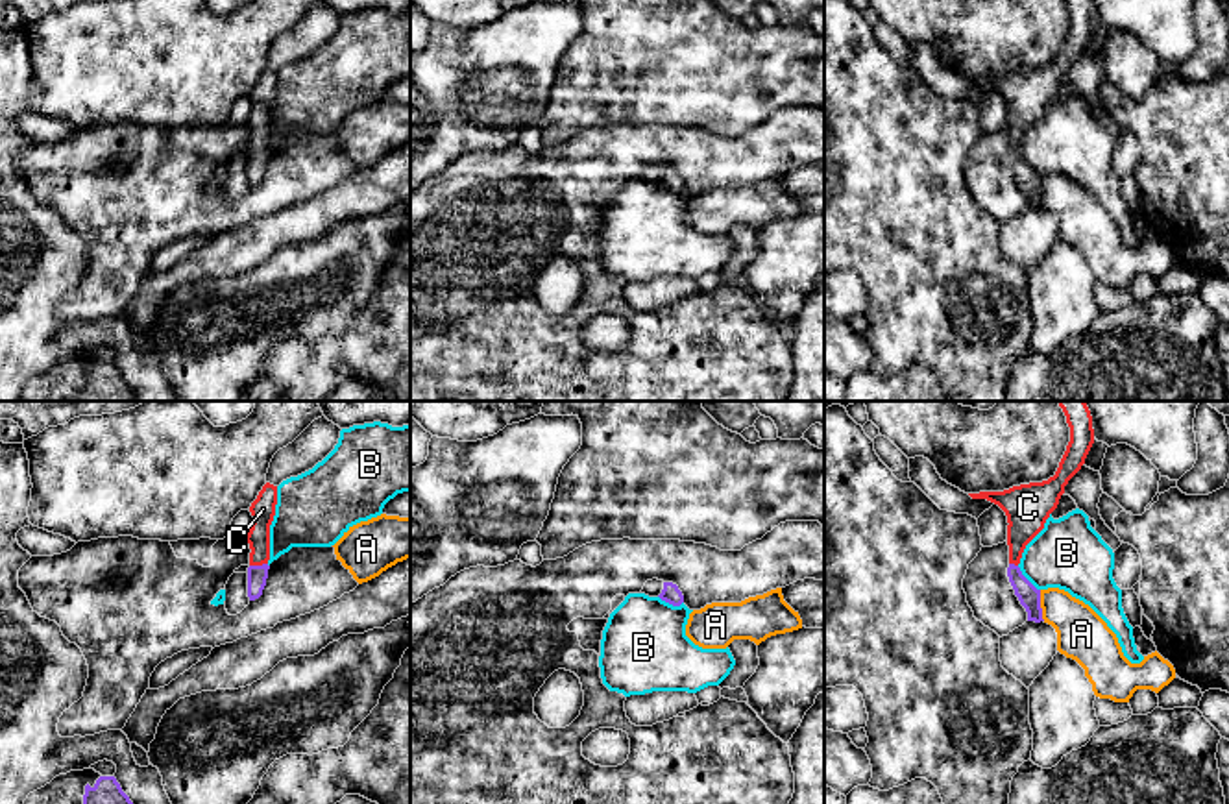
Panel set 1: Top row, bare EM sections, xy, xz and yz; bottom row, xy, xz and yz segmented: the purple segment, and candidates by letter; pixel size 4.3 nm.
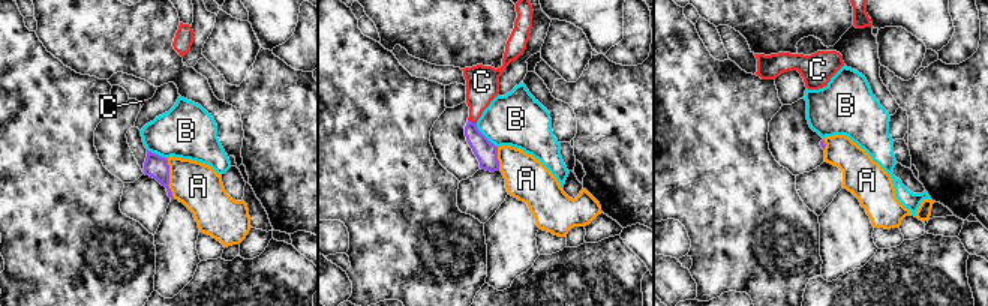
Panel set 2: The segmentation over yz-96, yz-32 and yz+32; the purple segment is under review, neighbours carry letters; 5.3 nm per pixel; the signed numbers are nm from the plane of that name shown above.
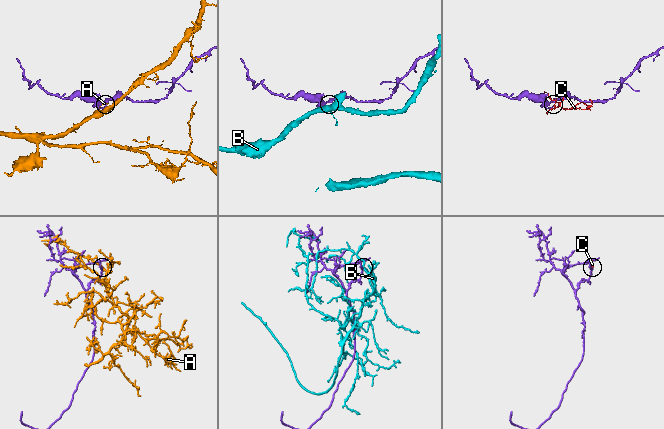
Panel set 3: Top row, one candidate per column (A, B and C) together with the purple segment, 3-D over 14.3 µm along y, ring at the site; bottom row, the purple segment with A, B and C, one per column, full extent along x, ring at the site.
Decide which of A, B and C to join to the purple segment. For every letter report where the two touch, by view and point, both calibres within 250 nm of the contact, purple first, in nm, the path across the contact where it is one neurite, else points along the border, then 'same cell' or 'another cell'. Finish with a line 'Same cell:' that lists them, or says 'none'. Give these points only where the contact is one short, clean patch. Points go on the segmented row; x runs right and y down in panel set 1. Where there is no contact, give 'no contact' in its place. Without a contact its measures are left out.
A: meets purple in yz at (1039, 605); 100 nm thick on the purple side, 220 nm on the other; another cell
B: meets purple in yz at (1026, 579); 100 nm thick on the purple side, 300 nm on the other; another cell
C: meets purple in xy at (257, 566); 90 nm thick on the purple side, 110 nm on the other; runs through xy (257, 575), (257, 566), (263, 509); same cell
Same cell: C

